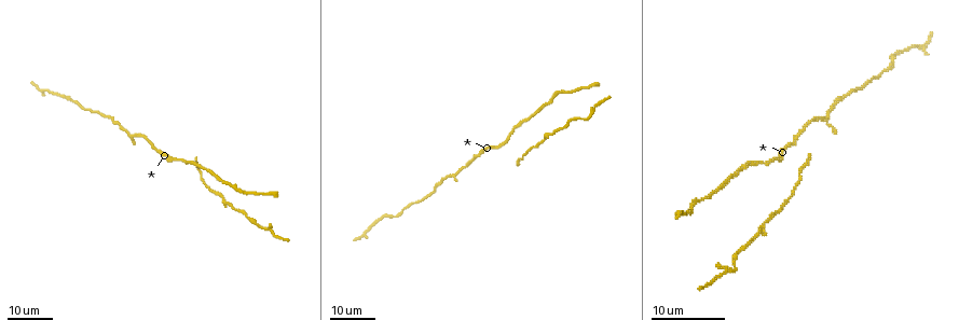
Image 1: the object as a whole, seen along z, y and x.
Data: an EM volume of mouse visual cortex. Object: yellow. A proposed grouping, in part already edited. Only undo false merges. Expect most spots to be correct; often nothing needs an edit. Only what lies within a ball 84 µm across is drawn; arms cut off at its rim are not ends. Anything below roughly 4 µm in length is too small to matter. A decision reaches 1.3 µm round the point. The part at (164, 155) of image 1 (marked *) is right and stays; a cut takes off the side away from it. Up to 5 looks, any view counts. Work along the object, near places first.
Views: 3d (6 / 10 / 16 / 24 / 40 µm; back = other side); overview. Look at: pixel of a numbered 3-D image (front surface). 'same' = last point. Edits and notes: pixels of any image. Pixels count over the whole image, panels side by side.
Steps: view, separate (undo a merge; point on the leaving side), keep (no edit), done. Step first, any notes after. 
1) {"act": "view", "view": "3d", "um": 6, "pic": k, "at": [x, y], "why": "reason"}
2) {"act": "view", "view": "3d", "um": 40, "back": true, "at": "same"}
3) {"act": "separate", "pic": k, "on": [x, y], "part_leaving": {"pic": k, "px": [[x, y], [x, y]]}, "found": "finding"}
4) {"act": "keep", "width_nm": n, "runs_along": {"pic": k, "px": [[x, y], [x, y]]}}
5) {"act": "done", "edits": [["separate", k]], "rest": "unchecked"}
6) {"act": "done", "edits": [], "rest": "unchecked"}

{"act": "view", "view": "3d", "um": 16, "pic": 1, "at": [182, 160]}

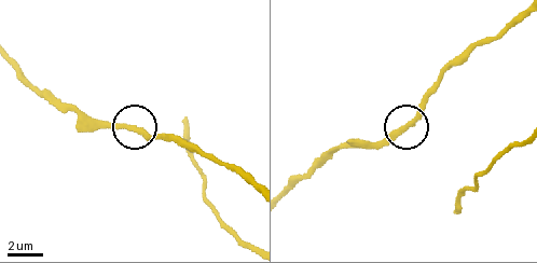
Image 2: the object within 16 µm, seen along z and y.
{"act": "view", "view": "3d", "um": 6, "pic": 2, "at": [411, 122], "why": "zoom in"}

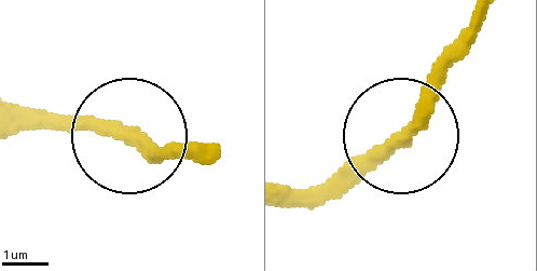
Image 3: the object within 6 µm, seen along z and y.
{"act": "keep", "found": "continuous, no second neuron"}

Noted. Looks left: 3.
{"act": "view", "view": "3d", "um": 24, "pic": 1, "at": [115, 120], "why": "thick turns thin"}

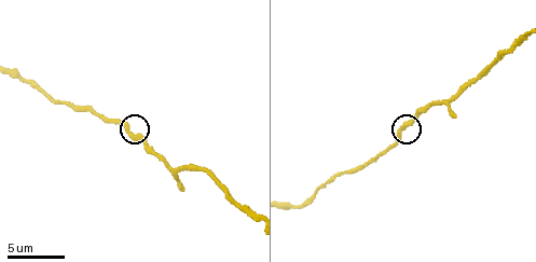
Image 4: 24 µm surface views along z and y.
{"act": "view", "view": "3d", "um": 6, "pic": 4, "at": [130, 131]}

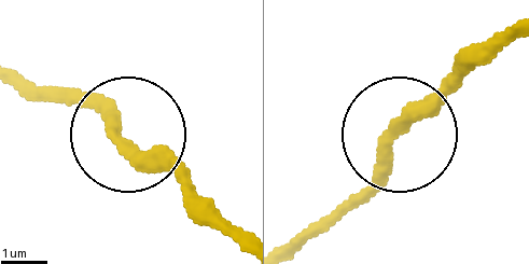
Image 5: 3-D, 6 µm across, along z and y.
{"act": "keep", "width_nm": 280, "found": "one neuron here"}

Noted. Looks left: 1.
{"act": "done", "edits": [], "rest": "unchecked"}

